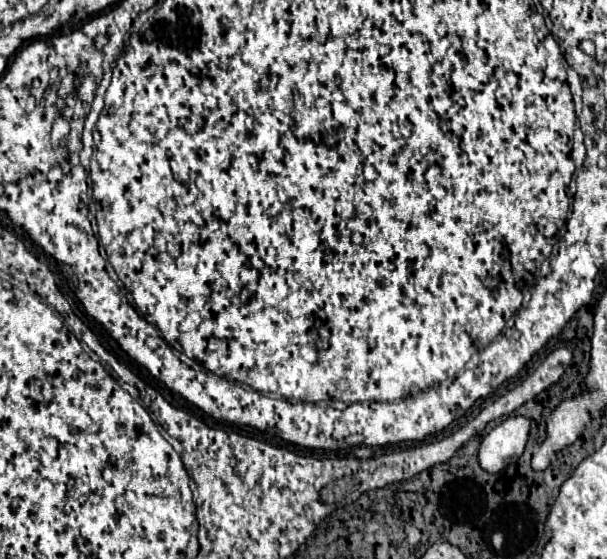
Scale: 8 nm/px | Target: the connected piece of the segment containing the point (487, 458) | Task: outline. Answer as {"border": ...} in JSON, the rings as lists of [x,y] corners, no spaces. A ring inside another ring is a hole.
{"border":[[[510,416],[496,428],[492,428],[480,444],[478,460],[486,472],[500,472],[510,458],[518,458],[524,452],[530,434],[530,420],[526,416]]]}

